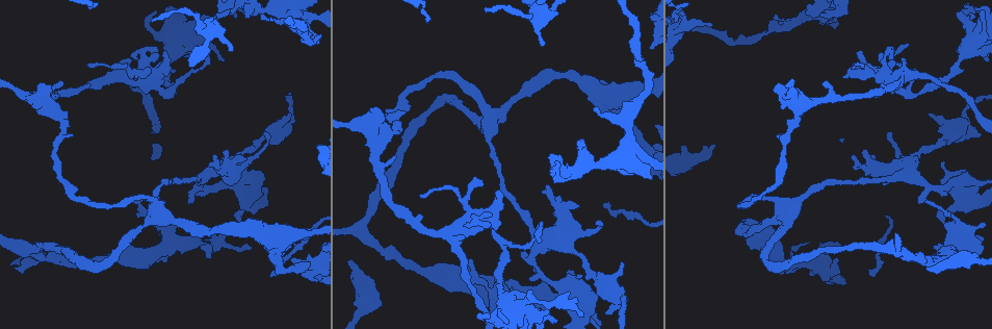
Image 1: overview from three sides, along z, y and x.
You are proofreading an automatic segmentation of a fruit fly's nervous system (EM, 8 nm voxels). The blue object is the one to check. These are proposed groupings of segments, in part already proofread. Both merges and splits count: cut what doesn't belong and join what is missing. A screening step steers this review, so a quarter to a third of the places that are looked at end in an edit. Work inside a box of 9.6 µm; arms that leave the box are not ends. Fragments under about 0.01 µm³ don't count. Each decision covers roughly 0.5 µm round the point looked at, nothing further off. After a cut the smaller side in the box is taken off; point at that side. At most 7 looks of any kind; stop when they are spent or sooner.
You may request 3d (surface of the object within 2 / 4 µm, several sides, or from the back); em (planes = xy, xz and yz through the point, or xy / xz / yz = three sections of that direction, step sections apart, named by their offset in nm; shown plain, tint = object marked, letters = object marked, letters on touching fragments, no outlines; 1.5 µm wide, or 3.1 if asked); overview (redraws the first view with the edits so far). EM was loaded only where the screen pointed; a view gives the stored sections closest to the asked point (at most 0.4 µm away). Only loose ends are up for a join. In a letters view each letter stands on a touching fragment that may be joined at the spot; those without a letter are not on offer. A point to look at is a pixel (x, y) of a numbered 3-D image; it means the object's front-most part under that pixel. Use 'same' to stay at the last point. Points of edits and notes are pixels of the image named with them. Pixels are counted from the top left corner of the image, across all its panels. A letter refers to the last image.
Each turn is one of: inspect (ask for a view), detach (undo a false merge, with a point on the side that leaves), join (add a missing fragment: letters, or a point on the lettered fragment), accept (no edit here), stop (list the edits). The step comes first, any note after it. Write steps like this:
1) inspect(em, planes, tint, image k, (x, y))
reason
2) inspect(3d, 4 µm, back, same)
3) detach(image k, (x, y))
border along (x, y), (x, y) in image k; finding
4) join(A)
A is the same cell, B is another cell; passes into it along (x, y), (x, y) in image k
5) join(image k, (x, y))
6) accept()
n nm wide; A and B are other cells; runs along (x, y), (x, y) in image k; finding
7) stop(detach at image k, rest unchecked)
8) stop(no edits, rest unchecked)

inspect(3d, 4 µm, image 1, (577, 253))
calibre changes

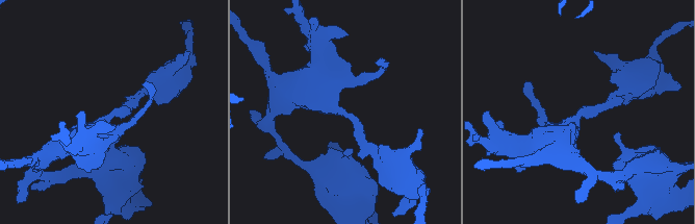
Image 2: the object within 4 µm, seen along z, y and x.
inspect(em, xy, step 4, tint, image 2, (578, 116))

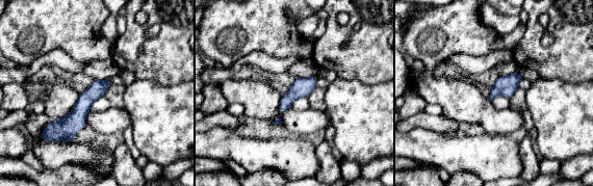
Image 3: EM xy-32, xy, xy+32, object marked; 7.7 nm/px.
inspect(em, planes, letters, same)

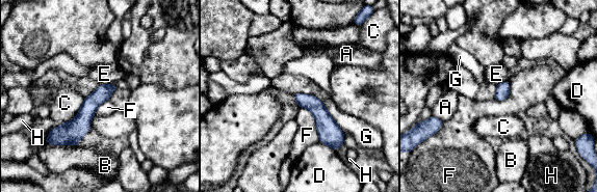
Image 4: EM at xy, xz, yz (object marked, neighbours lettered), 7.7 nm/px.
accept()
A, B, C, D, E, F, G and H are other cells; border along (300, 107), (312, 114), (319, 141) in image 4; all the same cell

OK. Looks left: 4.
inspect(3d, 4 µm, image 1, (774, 15))

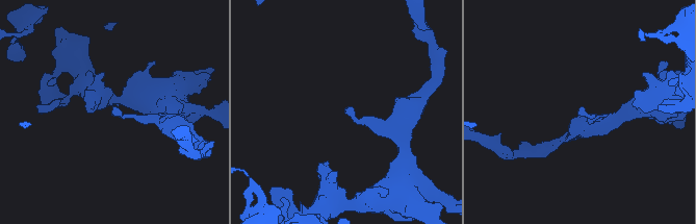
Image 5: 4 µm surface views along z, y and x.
inspect(em, xy, step 4, letters, image 5, (114, 108))
shape alone is not enough

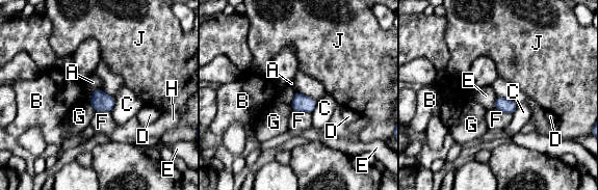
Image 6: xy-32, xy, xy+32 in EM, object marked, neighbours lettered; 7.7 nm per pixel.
inspect(em, planes, letters, same)

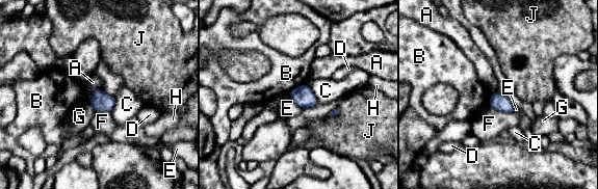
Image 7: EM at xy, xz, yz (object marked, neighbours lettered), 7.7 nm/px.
accept()
F touches over 220 nm; A, B, C, D, E, F, G, H and J are other cells; border along (100, 88), (93, 90) in image 7; no lettered fragment goes on from it

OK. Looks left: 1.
stop(no edits, rest unchecked)

